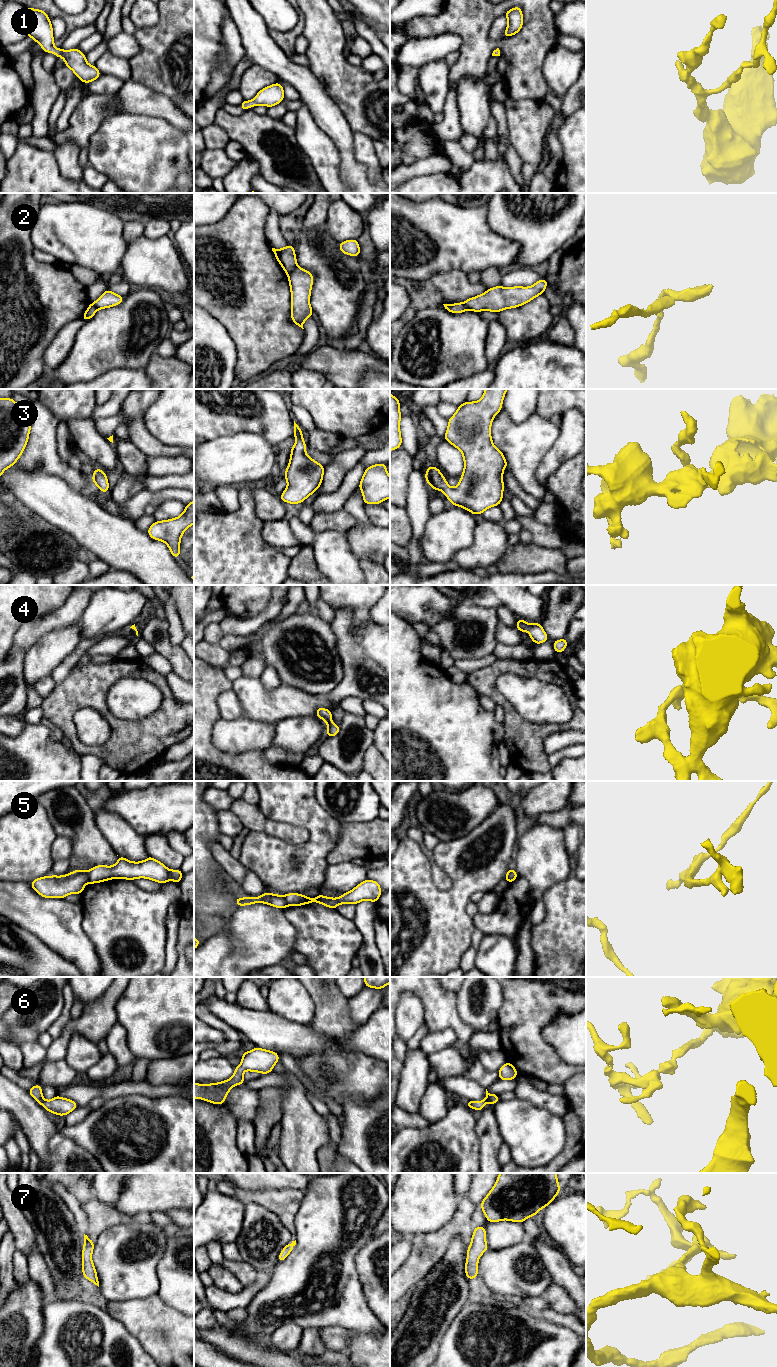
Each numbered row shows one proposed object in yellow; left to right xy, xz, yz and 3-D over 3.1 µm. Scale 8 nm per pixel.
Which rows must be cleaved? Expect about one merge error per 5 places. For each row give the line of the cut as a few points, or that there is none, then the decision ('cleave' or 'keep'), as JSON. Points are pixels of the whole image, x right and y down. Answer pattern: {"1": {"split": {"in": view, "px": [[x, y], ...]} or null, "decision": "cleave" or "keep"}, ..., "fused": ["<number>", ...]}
{"1": {"split": null, "decision": "keep"}, "2": {"split": {"in": "xz", "px": [[296, 265], [287, 274]]}, "decision": "cleave"}, "3": {"split": null, "decision": "keep"}, "4": {"split": null, "decision": "keep"}, "5": {"split": {"in": "xy", "px": [[87, 871], [89, 881]]}, "decision": "cleave"}, "6": {"split": null, "decision": "keep"}, "7": {"split": null, "decision": "keep"}, "fused": ["2", "5"]}

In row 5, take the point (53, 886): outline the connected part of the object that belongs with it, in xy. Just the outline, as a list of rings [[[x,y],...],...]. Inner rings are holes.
[[[75,870],[63,876],[44,876],[30,882],[31,887],[45,898],[65,898],[69,894],[82,894],[89,882],[88,871]]]

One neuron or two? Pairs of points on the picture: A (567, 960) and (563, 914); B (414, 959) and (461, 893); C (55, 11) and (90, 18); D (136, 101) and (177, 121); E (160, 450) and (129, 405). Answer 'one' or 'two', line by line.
A: one
B: one
C: one
D: one
E: one

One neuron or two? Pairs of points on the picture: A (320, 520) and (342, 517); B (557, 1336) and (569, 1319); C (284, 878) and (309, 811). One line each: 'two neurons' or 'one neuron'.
A: one neuron
B: two neurons
C: one neuron

